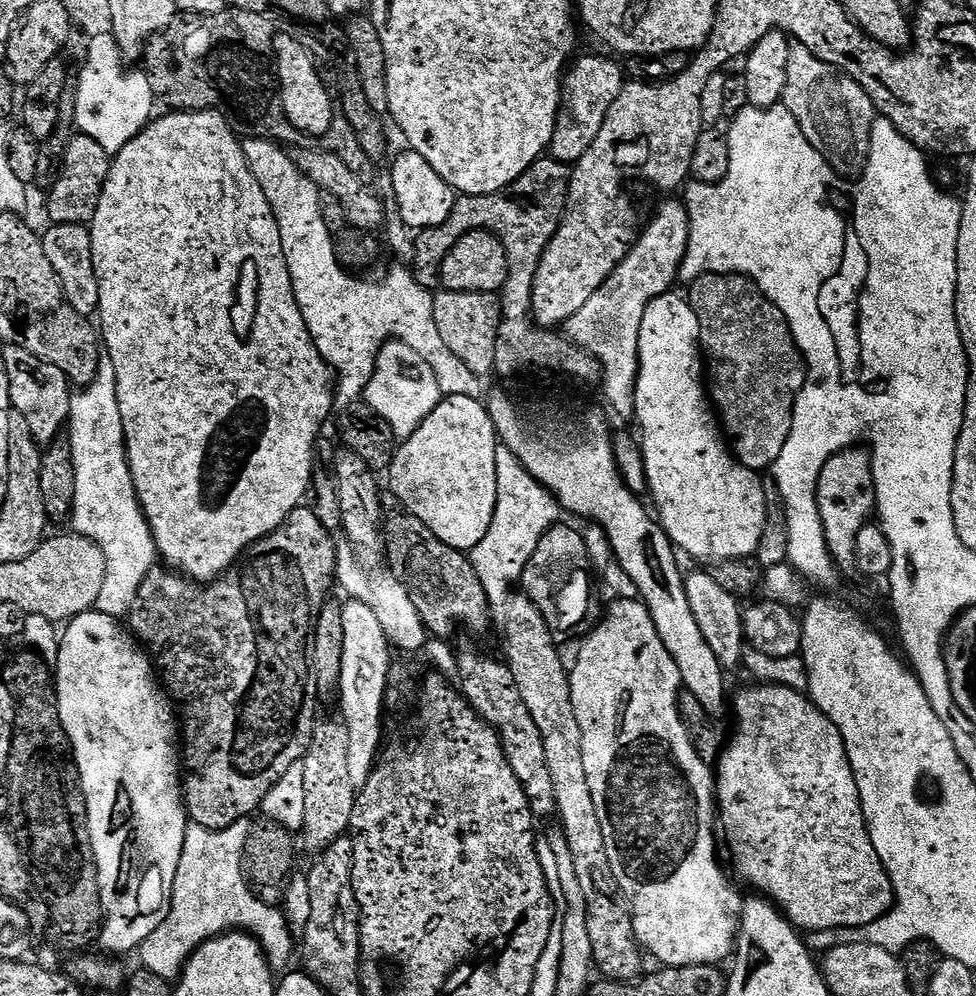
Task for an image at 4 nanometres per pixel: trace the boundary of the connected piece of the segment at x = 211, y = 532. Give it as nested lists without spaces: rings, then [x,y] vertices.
[[[172,110],[164,115],[168,116],[157,115],[148,127],[141,130],[125,148],[115,153],[112,160],[112,169],[108,172],[108,181],[104,184],[102,198],[98,202],[98,210],[94,214],[90,225],[92,229],[92,249],[94,250],[94,270],[98,274],[98,298],[100,299],[98,332],[102,337],[103,351],[110,358],[110,362],[114,362],[118,402],[122,410],[124,446],[128,453],[130,474],[132,475],[140,509],[144,512],[152,531],[159,559],[169,569],[179,572],[181,576],[187,576],[189,580],[211,582],[219,580],[229,568],[235,565],[240,555],[251,544],[258,543],[262,537],[268,536],[275,528],[282,526],[282,522],[286,522],[289,514],[305,503],[304,495],[307,494],[308,487],[312,484],[312,455],[316,452],[316,439],[320,436],[320,427],[327,422],[328,415],[334,412],[334,373],[322,358],[322,354],[318,354],[318,346],[314,346],[314,338],[310,338],[310,330],[306,330],[302,310],[298,310],[298,302],[294,298],[294,286],[290,282],[290,270],[286,266],[286,258],[282,250],[282,234],[278,234],[278,222],[274,218],[274,210],[270,210],[270,202],[266,202],[266,194],[262,190],[262,186],[258,186],[258,178],[254,178],[252,168],[246,162],[241,137],[232,131],[232,125],[220,112],[178,112]]]

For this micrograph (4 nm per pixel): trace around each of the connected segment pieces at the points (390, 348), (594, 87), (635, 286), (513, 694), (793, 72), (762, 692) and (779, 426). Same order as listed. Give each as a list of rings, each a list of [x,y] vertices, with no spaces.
[[[400,341],[384,344],[376,357],[375,372],[367,384],[364,400],[390,425],[398,440],[408,439],[414,434],[443,397],[437,375],[417,351],[410,350]]]
[[[584,56],[578,60],[567,69],[562,81],[562,111],[556,119],[550,145],[551,159],[569,166],[575,165],[582,154],[594,146],[594,138],[598,138],[606,114],[610,114],[610,106],[614,106],[614,98],[626,88],[624,72],[614,61],[604,56]]]
[[[668,198],[652,216],[648,225],[643,225],[637,235],[636,245],[626,258],[602,282],[599,290],[570,318],[566,335],[583,352],[589,352],[600,363],[600,375],[604,384],[604,400],[616,416],[631,417],[636,411],[636,379],[640,373],[638,358],[638,334],[642,330],[642,318],[654,302],[654,298],[673,291],[690,238],[688,210],[679,199]]]
[[[464,644],[456,652],[456,676],[460,680],[458,688],[464,699],[499,734],[506,762],[510,762],[510,770],[514,770],[518,782],[522,782],[522,790],[526,790],[533,817],[555,817],[554,781],[550,779],[550,766],[546,766],[542,734],[538,734],[538,725],[534,723],[534,718],[530,718],[530,710],[526,710],[526,702],[522,702],[522,694],[518,694],[514,674],[507,663],[500,661],[499,664],[486,653],[479,652],[474,645]]]
[[[792,42],[789,43],[788,49],[790,50],[790,62],[786,66],[788,85],[784,91],[783,107],[788,108],[790,114],[794,114],[794,118],[798,122],[802,134],[806,134],[810,146],[814,146],[814,150],[818,150],[827,158],[829,166],[839,176],[845,178],[859,177],[868,165],[870,134],[874,122],[878,118],[876,105],[872,103],[866,90],[862,90],[862,86],[858,86],[858,82],[854,82],[854,78],[850,78],[839,68],[814,58],[814,54],[810,54],[810,50],[806,50],[806,46]]]
[[[757,683],[756,688],[744,688],[734,696],[734,712],[736,708],[736,729],[732,737],[727,737],[726,747],[721,751],[720,759],[714,768],[716,781],[716,798],[718,801],[718,824],[724,827],[724,836],[728,839],[728,852],[732,855],[732,864],[736,867],[737,881],[745,880],[752,887],[753,893],[772,901],[793,928],[808,932],[832,932],[845,928],[861,928],[873,924],[878,918],[886,916],[894,906],[892,883],[878,858],[878,850],[874,850],[874,842],[870,842],[868,823],[860,809],[860,795],[854,778],[854,770],[850,766],[850,758],[846,754],[846,746],[842,742],[842,734],[838,734],[838,726],[822,714],[818,705],[812,703],[804,692],[796,692],[786,685]]]
[[[707,272],[702,278],[691,281],[689,288],[692,289],[686,292],[686,299],[694,314],[698,314],[706,388],[722,435],[738,463],[752,472],[763,473],[778,462],[778,454],[782,454],[790,438],[796,399],[808,381],[804,356],[786,322],[786,314],[766,298],[764,291],[750,277]]]

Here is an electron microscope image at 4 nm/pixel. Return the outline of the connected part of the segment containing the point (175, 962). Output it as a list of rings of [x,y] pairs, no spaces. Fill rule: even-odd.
[[[251,819],[239,820],[234,822],[234,826],[226,826],[215,832],[206,826],[189,823],[186,830],[186,842],[182,846],[182,862],[178,862],[178,874],[174,878],[170,914],[166,914],[166,922],[162,922],[162,926],[158,926],[158,930],[154,930],[154,934],[150,934],[150,938],[146,938],[146,942],[138,949],[138,957],[140,956],[141,960],[139,963],[143,968],[158,974],[158,978],[163,980],[179,977],[189,958],[207,940],[235,931],[247,932],[249,936],[254,937],[263,946],[264,954],[268,957],[268,962],[273,969],[284,970],[289,967],[287,964],[292,960],[294,933],[288,924],[287,916],[277,905],[267,904],[257,898],[248,889],[248,882],[244,878],[244,847],[252,826]]]

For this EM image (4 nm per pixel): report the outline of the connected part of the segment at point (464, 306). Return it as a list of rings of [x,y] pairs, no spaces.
[[[440,290],[432,297],[434,302],[434,326],[442,334],[442,342],[469,370],[482,378],[493,375],[494,342],[498,342],[498,326],[504,313],[502,300],[494,292],[450,292]]]

